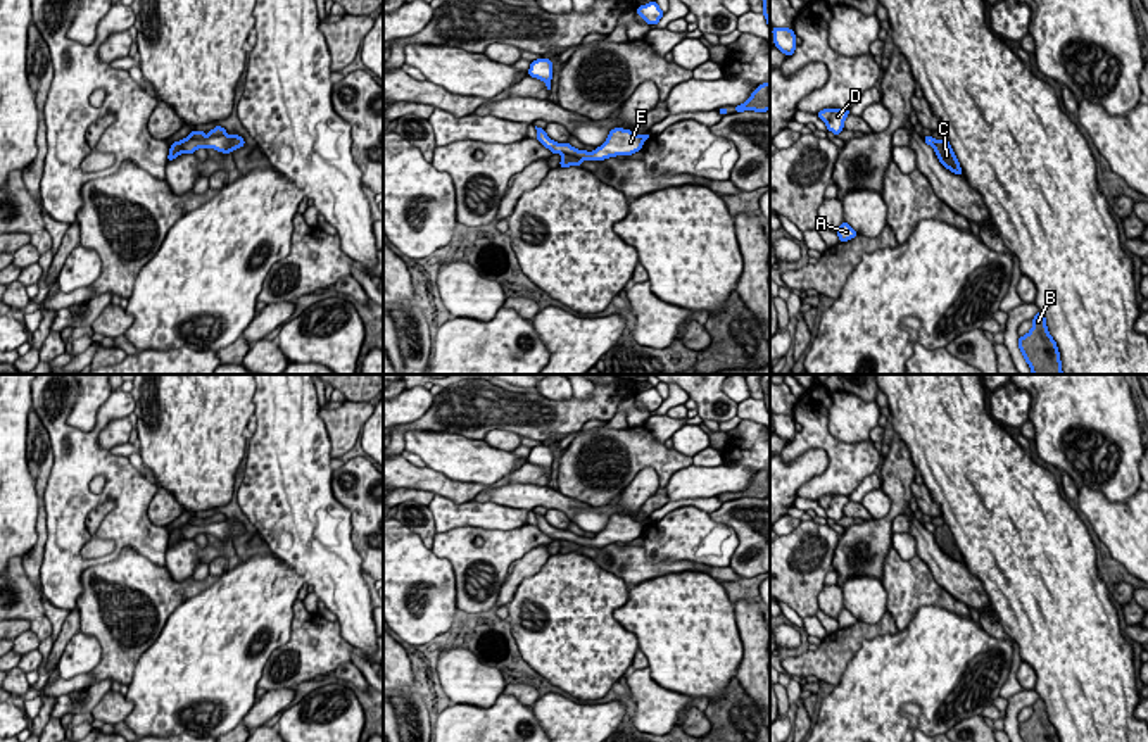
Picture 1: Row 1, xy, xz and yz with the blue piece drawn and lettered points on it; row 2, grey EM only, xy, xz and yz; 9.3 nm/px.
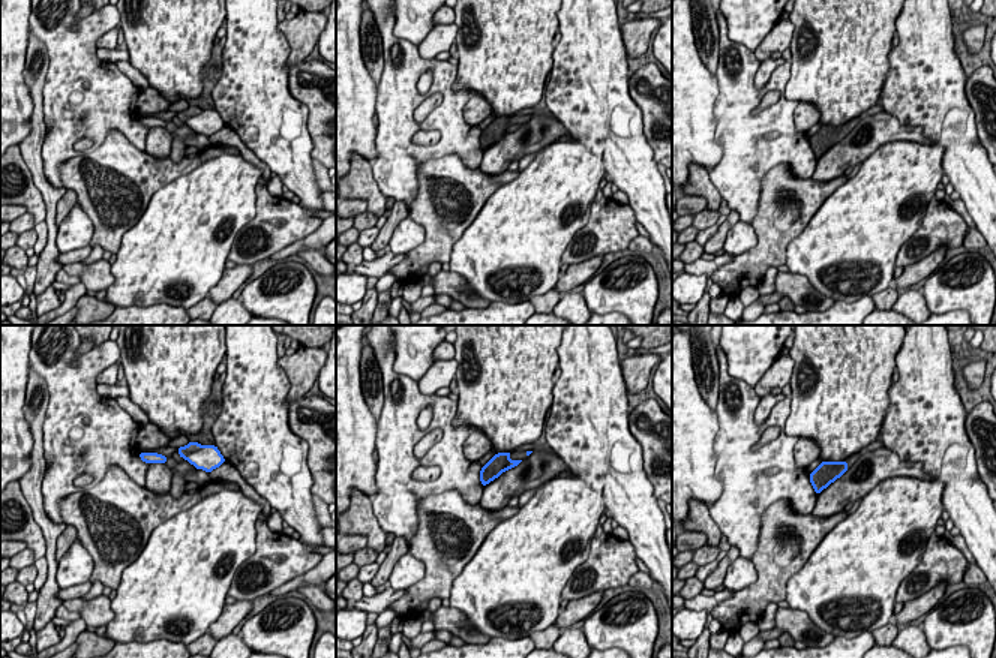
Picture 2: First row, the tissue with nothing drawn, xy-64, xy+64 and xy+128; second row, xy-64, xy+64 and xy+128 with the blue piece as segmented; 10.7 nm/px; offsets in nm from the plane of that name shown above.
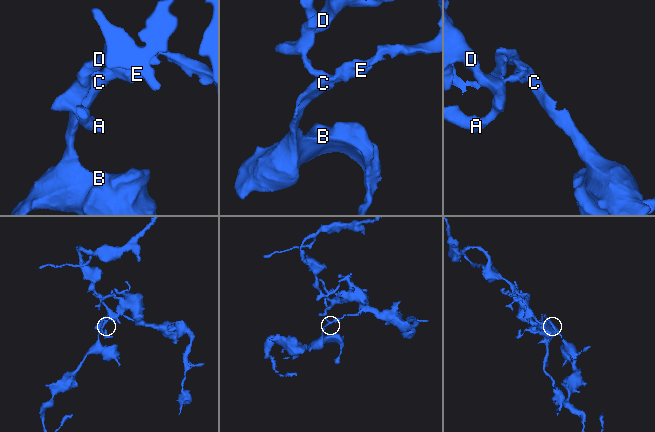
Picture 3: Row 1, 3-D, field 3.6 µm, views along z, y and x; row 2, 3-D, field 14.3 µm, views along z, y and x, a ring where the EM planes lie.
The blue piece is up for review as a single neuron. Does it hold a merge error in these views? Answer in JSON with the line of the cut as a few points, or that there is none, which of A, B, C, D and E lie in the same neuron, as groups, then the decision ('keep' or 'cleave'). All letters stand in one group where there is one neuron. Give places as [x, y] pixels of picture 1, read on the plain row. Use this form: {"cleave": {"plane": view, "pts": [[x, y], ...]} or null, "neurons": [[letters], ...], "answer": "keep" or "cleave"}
{"cleave": {"plane": "xz", "pts": [[561, 539], [572, 540], [580, 547]]}, "neurons": [["A", "D", "E"], ["B", "C"]], "answer": "cleave"}

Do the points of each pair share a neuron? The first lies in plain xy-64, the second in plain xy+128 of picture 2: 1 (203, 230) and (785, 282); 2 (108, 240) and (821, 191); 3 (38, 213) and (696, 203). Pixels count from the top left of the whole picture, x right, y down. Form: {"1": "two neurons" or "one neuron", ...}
{"1": "two neurons", "2": "one neuron", "3": "two neurons"}

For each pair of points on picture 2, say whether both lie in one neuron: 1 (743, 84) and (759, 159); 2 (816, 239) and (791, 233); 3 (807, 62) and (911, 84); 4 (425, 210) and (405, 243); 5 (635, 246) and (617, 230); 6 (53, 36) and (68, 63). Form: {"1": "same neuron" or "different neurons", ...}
{"1": "same neuron", "2": "different neurons", "3": "different neurons", "4": "different neurons", "5": "different neurons", "6": "same neuron"}

